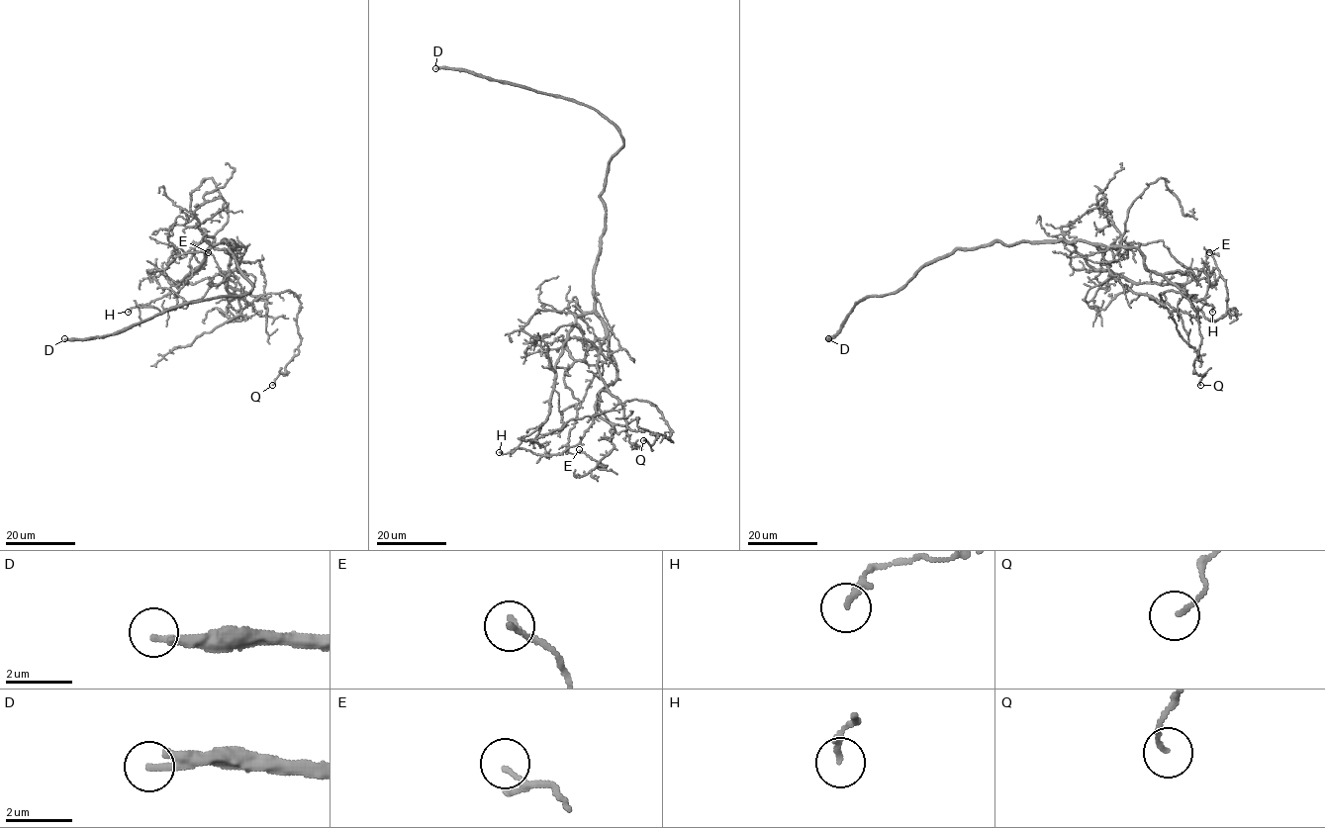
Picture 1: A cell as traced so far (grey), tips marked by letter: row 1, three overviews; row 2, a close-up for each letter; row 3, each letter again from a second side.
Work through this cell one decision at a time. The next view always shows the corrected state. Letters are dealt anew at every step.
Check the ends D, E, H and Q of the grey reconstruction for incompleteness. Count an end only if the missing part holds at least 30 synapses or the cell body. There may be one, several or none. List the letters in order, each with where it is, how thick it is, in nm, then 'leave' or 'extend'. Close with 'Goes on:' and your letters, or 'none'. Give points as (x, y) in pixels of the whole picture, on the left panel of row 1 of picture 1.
D: (64, 338) | 140 nm | extend
E: (208, 252) | 100 nm | leave
H: (128, 312) | 200 nm | leave
Q: (272, 385) | 120 nm | leave
Goes on: D

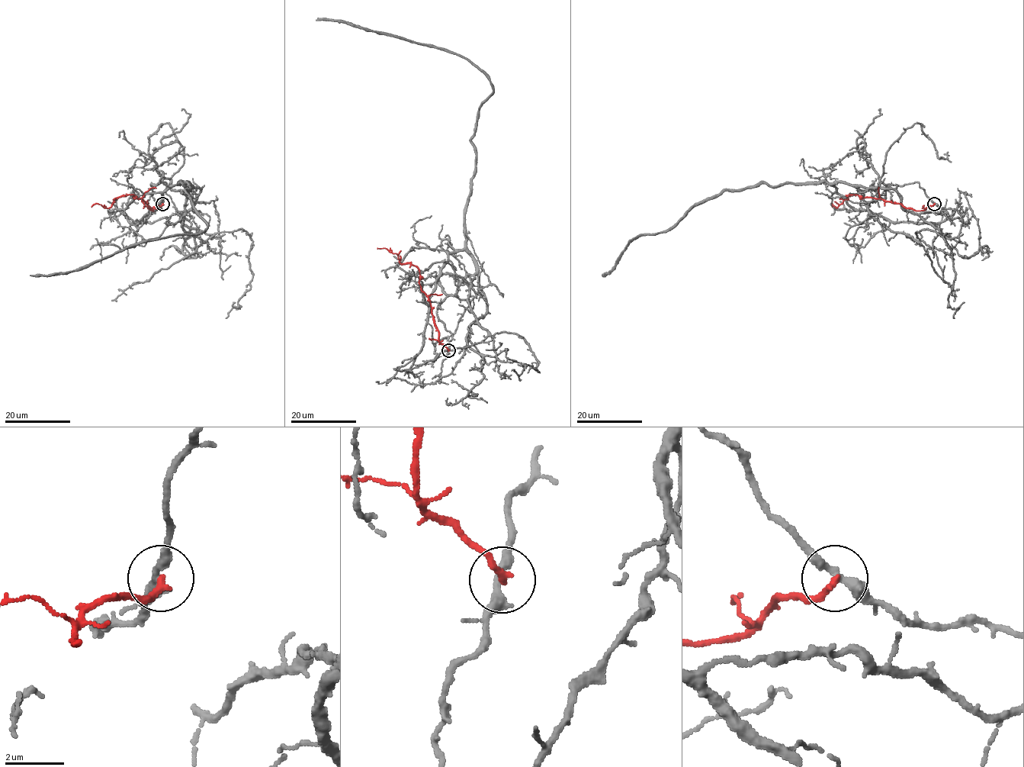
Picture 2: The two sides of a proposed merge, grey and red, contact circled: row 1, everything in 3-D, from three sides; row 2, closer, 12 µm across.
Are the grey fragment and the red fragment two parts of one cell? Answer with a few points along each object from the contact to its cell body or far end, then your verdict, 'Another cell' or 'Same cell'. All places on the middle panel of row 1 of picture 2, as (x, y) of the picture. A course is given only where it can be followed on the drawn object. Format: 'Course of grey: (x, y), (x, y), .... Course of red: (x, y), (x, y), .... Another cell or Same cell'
Course of grey: (448, 350), (452, 336), (438, 306), (476, 271), (464, 207), (471, 138), (493, 86), (456, 54), (316, 20). Course of red: (448, 350), (440, 343), (431, 303), (421, 289), (418, 269), (401, 263), (396, 252), (377, 249). Another cell

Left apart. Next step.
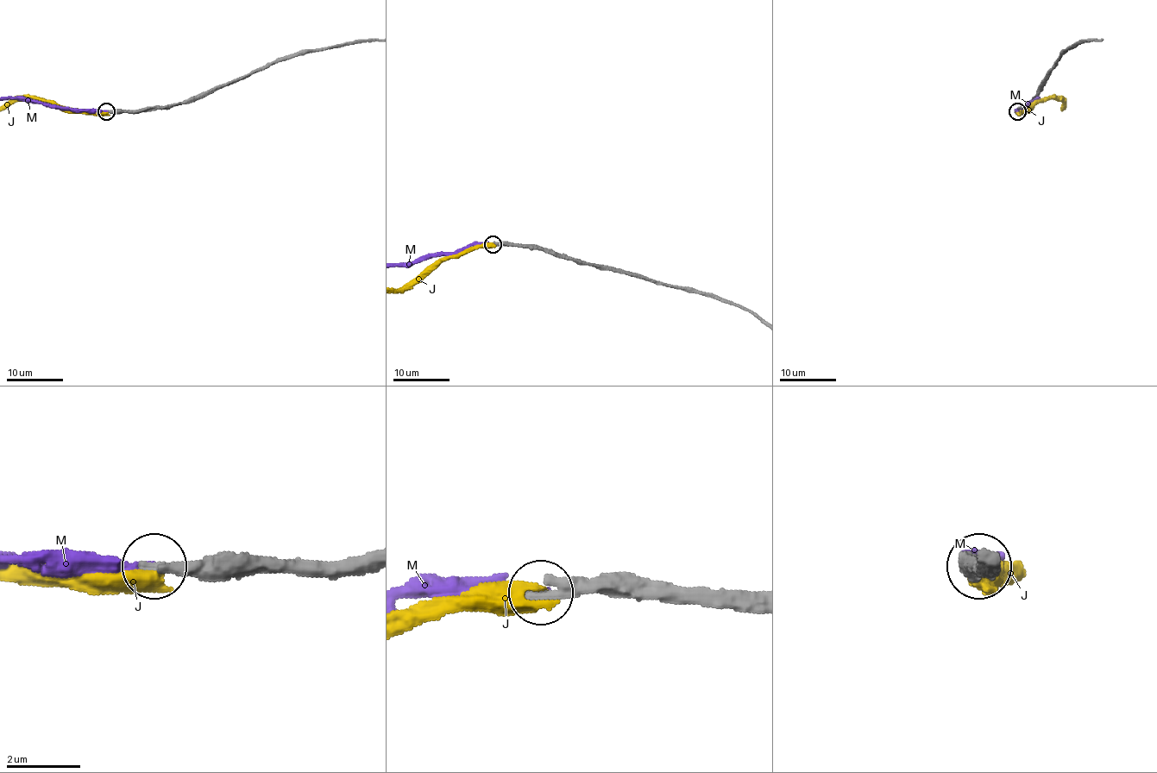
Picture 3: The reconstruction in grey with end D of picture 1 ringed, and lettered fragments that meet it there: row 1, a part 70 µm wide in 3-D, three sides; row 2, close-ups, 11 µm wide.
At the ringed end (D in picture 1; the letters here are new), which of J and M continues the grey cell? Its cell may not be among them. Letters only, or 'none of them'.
M

